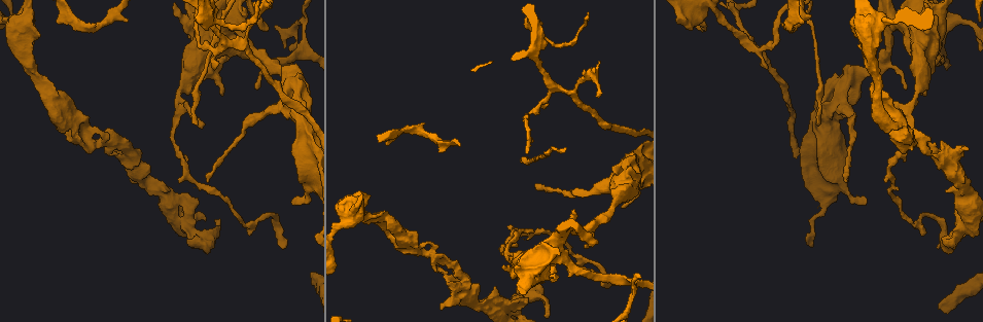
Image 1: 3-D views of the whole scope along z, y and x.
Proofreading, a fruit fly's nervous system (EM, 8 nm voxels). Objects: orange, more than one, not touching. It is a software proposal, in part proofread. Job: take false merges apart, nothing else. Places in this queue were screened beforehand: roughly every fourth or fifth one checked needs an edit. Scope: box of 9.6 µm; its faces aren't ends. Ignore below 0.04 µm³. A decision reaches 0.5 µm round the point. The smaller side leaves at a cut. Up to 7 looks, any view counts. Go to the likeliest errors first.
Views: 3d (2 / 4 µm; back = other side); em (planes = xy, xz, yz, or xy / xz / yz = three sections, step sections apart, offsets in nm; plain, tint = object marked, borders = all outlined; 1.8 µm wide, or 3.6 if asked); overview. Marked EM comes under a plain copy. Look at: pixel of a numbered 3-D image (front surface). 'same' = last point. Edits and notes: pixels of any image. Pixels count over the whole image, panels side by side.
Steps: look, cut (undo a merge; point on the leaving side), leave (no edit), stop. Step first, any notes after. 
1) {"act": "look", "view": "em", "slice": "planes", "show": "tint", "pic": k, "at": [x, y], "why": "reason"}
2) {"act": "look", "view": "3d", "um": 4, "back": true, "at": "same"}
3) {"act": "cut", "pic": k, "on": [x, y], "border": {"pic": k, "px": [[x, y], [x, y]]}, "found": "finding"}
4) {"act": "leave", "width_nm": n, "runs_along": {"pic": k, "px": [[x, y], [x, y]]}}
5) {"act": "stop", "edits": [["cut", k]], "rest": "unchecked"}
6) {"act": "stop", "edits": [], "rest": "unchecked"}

{"act": "look", "view": "em", "um": 3.6, "slice": "yz", "step": 4, "show": "tint", "pic": 1, "at": [224, 29], "why": "sharp bend"}

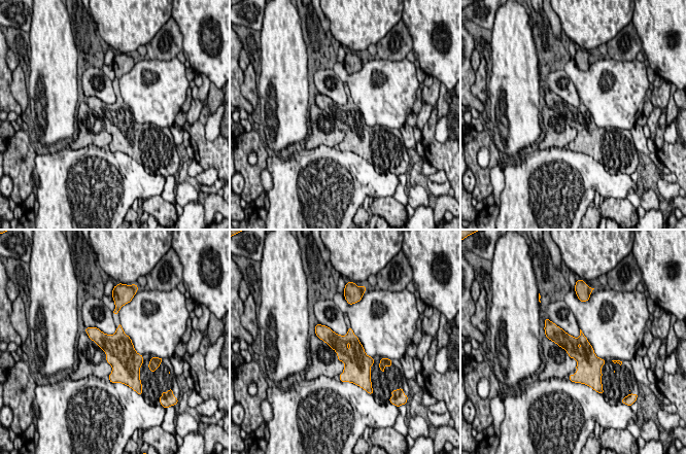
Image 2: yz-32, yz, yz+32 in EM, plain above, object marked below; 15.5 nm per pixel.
{"act": "look", "view": "em", "um": 3.6, "slice": "planes", "show": "tint", "at": "same", "why": "another direction"}

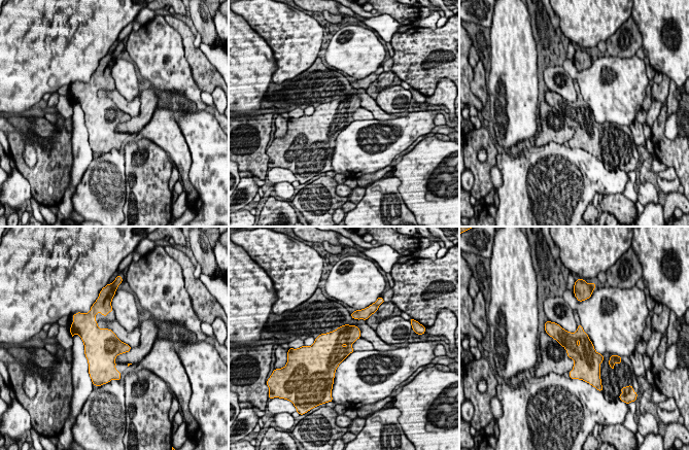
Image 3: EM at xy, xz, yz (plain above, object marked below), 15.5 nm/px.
{"act": "leave", "found": "one neuron here"}

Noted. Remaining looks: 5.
{"act": "look", "view": "3d", "um": 4, "pic": 1, "at": [829, 113], "why": "four arms meet"}

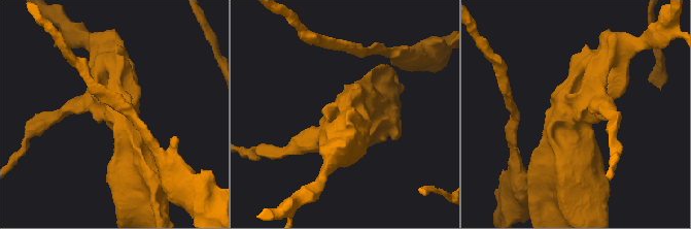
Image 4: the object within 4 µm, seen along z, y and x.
{"act": "look", "view": "em", "slice": "planes", "show": "tint", "pic": 4, "at": [581, 113], "why": "shape alone is not enough"}

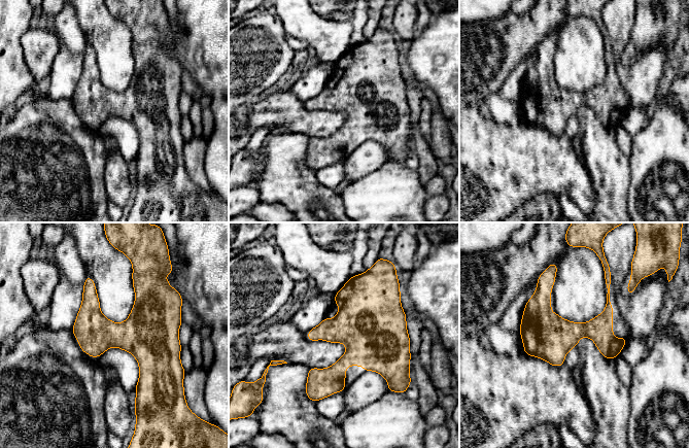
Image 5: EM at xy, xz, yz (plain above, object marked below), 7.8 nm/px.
{"act": "leave", "width_nm": 300, "found": "one neuron here"}

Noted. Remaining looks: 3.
{"act": "look", "view": "3d", "um": 2, "pic": 1, "at": [774, 41], "why": "a narrow waist"}

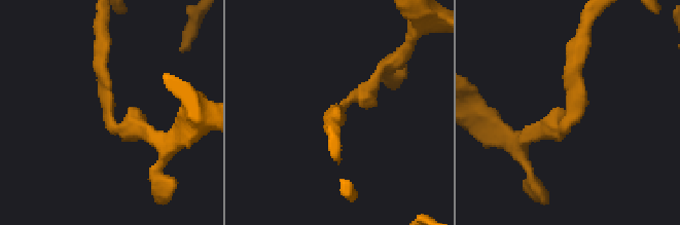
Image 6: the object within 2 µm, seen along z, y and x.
{"act": "look", "view": "em", "slice": "planes", "show": "tint", "pic": 6, "at": [569, 108], "why": "shape alone is not enough"}

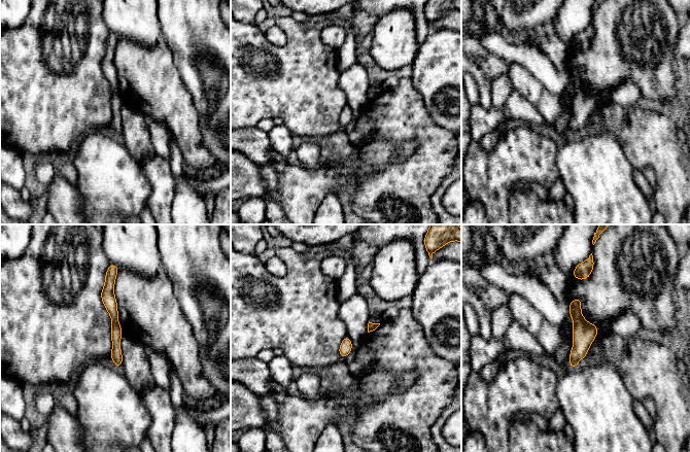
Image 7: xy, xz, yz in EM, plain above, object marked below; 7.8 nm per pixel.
{"act": "cut", "pic": 7, "on": [584, 333], "width_nm": 90, "found": "two neurons meet here"}

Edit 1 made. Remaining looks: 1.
{"act": "stop", "edits": [["cut", 7]], "rest": "unchecked"}

